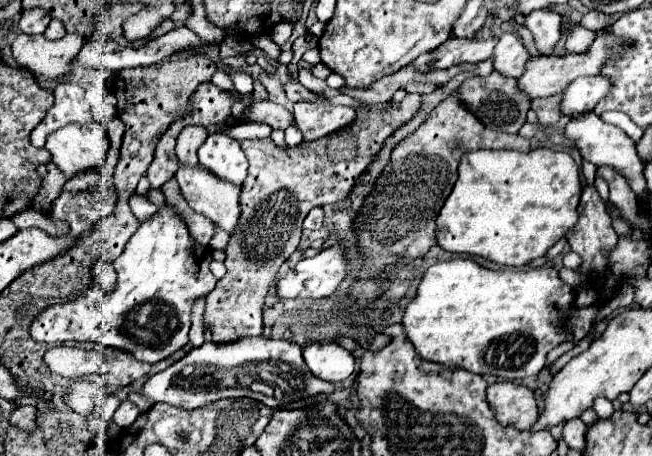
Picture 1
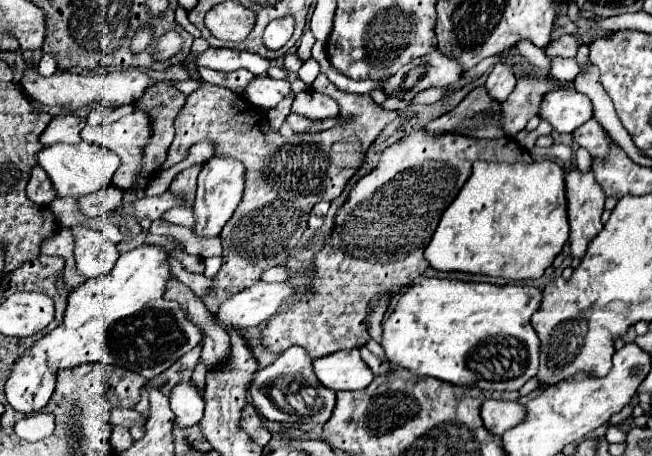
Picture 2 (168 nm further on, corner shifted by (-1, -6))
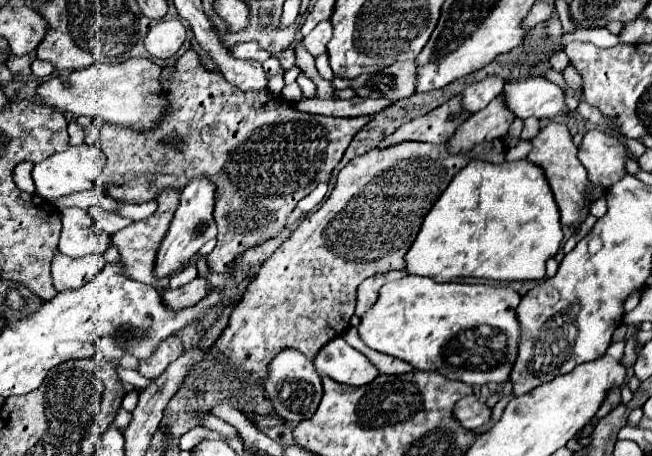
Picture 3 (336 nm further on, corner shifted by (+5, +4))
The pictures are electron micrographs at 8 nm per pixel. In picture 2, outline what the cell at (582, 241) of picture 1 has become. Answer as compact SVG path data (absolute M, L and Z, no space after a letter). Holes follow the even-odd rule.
M571 170L565 174L567 182L567 202L569 202L569 248L575 258L587 254L589 242L601 232L601 214L605 210L605 192L597 186L591 172L583 174Z

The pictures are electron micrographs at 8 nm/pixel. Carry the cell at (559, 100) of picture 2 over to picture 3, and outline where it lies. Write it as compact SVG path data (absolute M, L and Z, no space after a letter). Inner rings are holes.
M545 78L505 82L503 100L515 118L521 120L529 116L553 120L555 116L563 114L563 110L567 110L563 90Z

